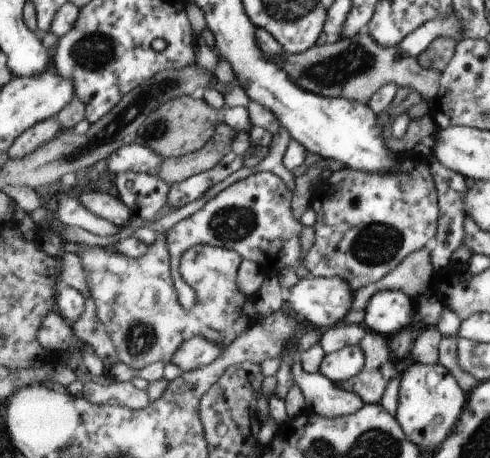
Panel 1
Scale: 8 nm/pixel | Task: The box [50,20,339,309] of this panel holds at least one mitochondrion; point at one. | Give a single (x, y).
(95, 52)

